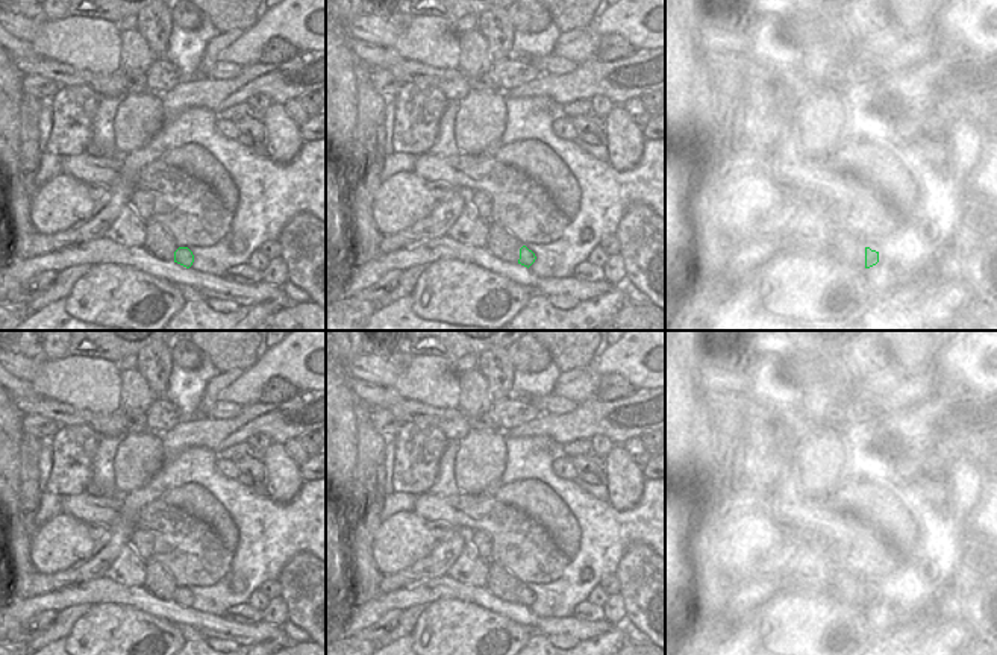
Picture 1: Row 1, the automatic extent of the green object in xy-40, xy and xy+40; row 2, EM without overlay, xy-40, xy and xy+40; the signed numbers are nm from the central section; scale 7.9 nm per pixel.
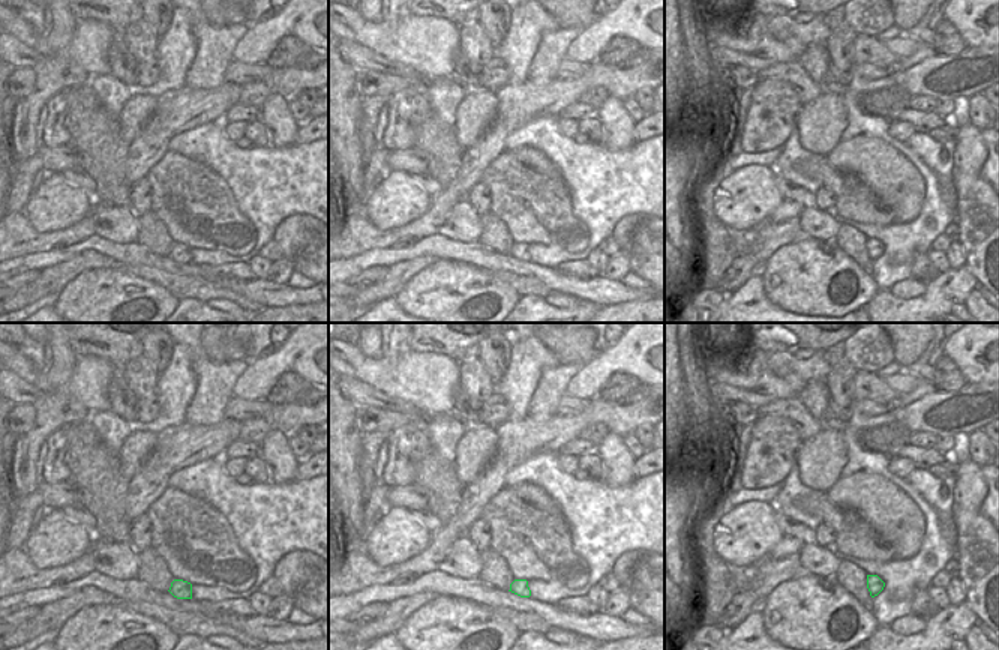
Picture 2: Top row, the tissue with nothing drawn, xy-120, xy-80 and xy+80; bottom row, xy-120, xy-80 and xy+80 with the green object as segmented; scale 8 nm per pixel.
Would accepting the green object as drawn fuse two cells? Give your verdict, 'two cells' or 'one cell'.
one cell

